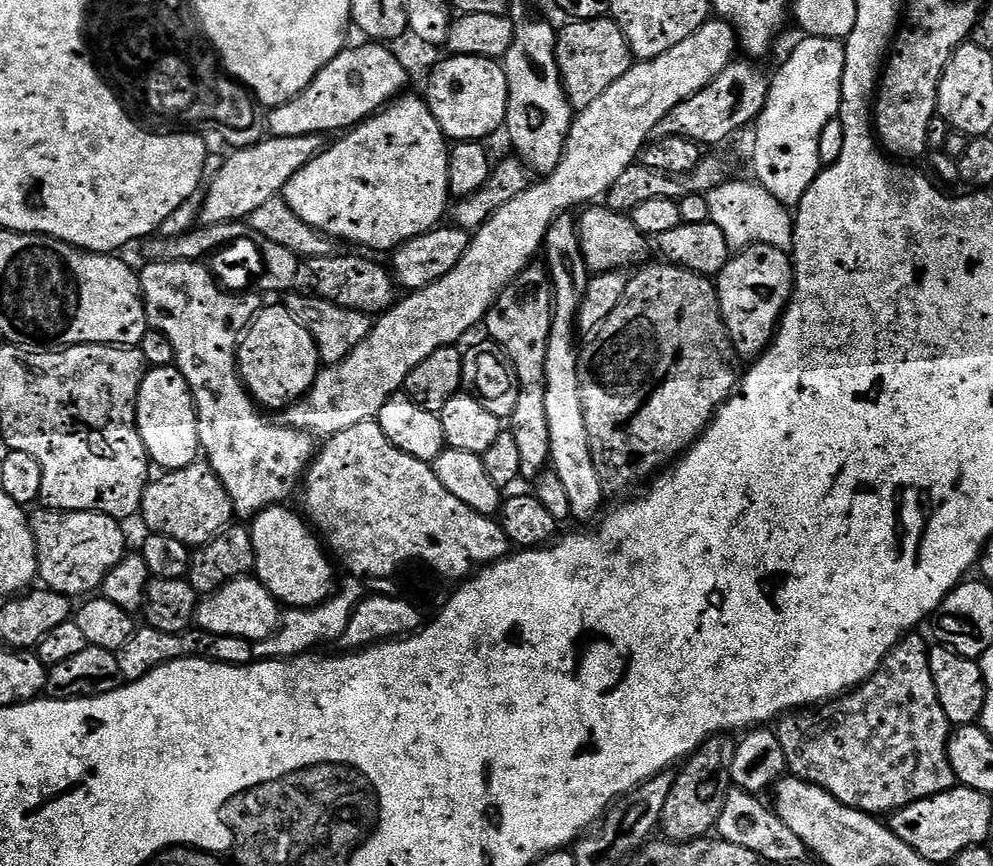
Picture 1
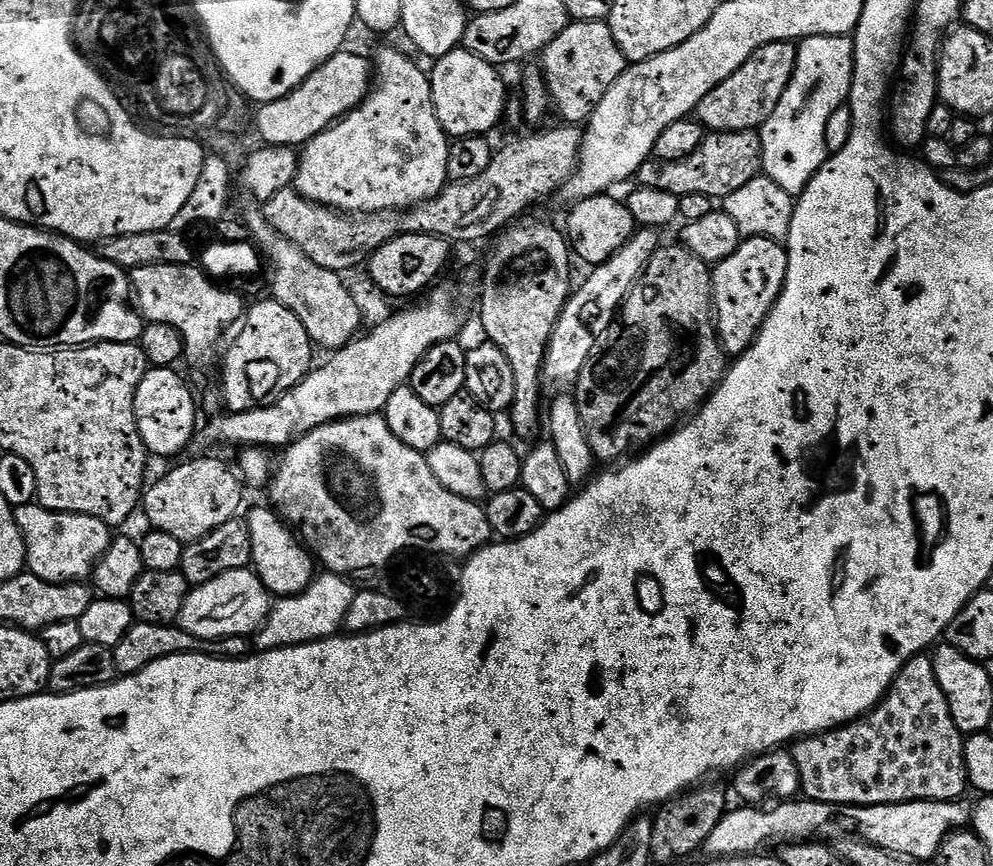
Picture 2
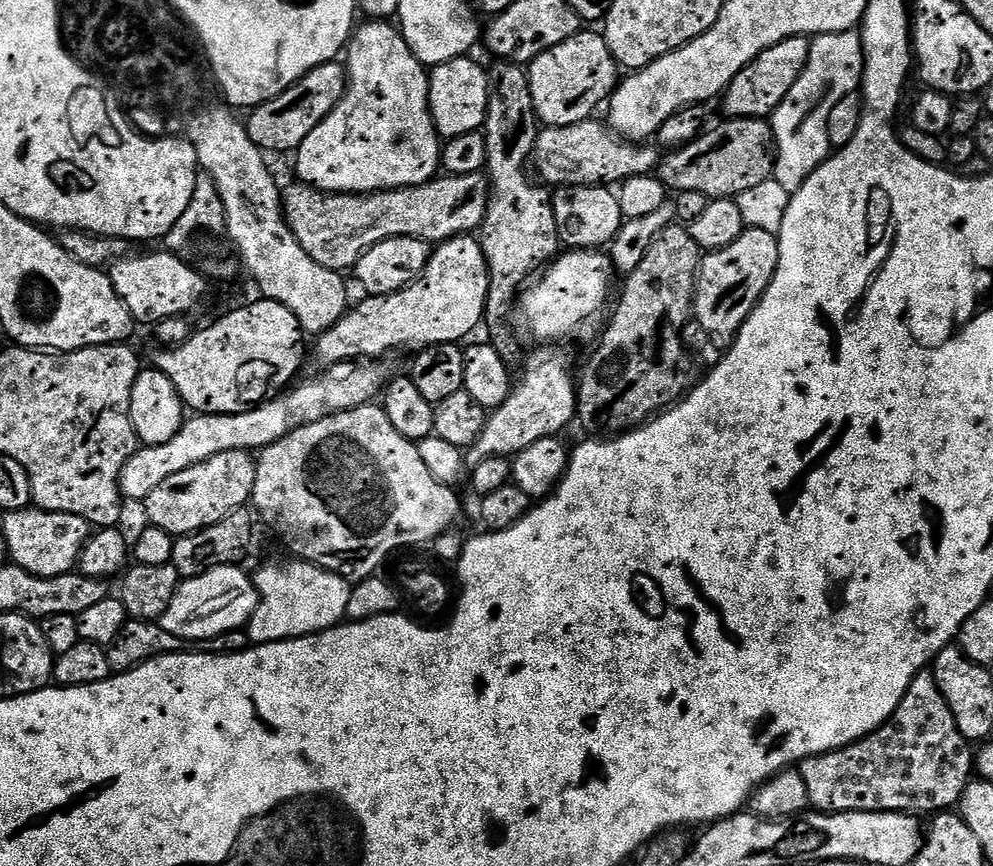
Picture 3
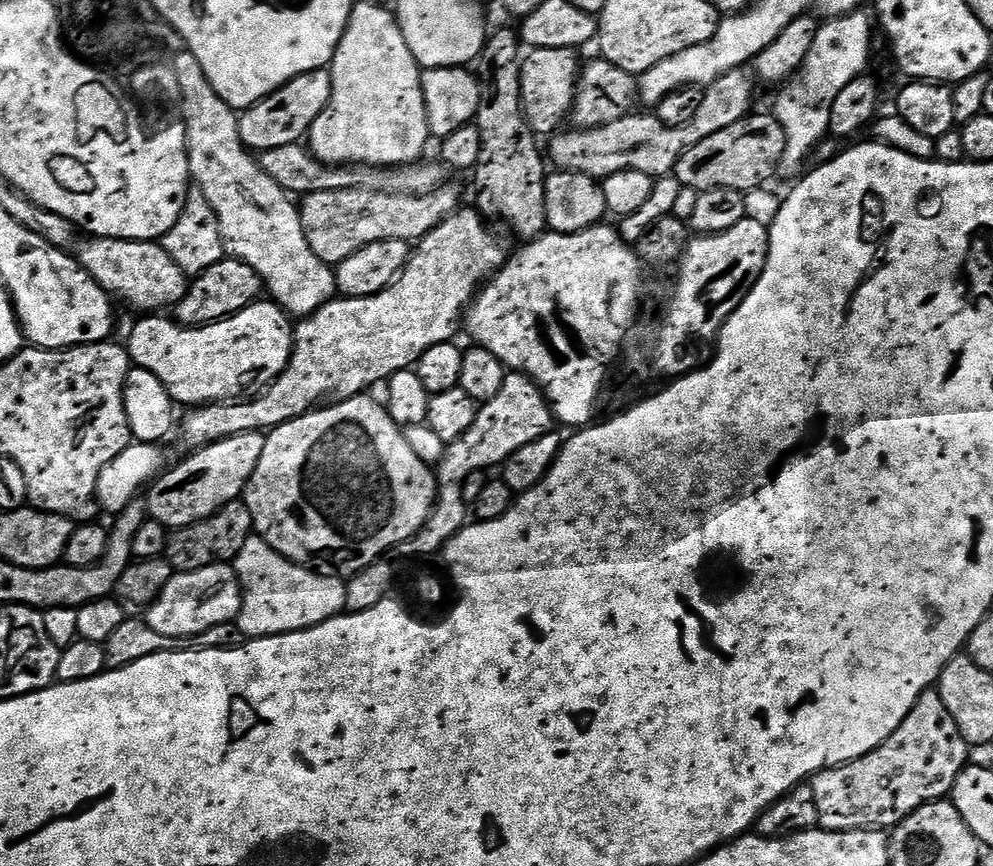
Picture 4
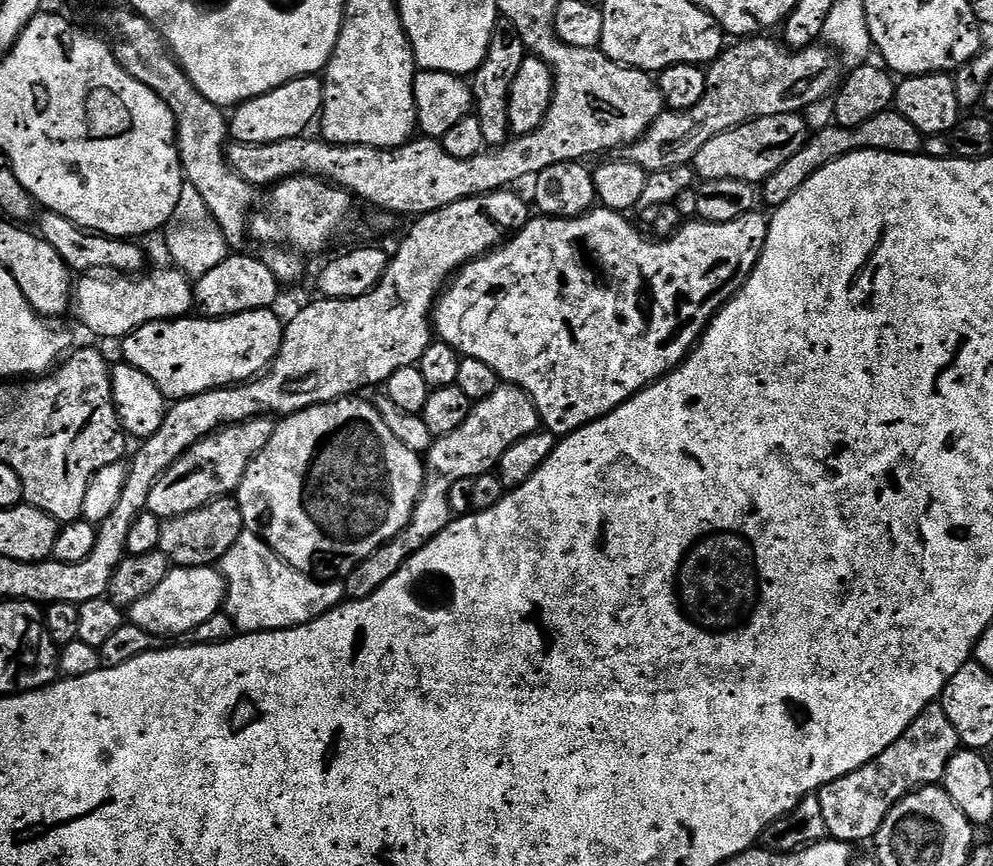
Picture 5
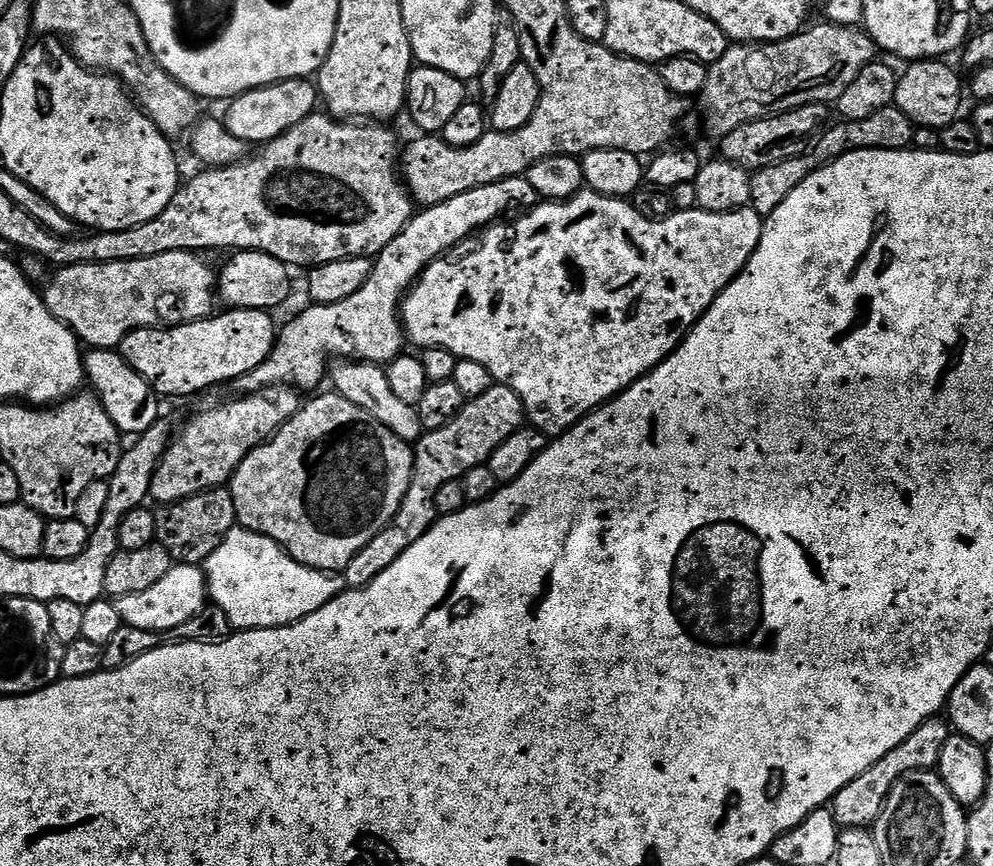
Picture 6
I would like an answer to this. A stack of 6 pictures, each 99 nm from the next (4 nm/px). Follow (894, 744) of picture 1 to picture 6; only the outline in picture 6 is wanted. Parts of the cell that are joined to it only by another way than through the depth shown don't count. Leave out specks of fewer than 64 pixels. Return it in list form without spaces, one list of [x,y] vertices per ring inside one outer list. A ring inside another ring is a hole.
[[[933,718],[922,722],[922,726],[918,726],[918,730],[914,730],[914,734],[910,734],[910,738],[906,738],[906,742],[902,742],[902,746],[890,750],[890,754],[886,754],[886,758],[882,758],[874,766],[870,766],[870,770],[866,770],[866,774],[858,774],[858,778],[854,778],[854,782],[846,782],[846,786],[842,786],[842,790],[838,790],[838,794],[832,799],[830,805],[837,825],[841,829],[872,828],[876,819],[882,814],[882,806],[886,802],[890,790],[894,790],[894,786],[903,776],[911,772],[926,772],[939,765],[942,750],[946,746],[949,735],[950,724],[947,719]]]

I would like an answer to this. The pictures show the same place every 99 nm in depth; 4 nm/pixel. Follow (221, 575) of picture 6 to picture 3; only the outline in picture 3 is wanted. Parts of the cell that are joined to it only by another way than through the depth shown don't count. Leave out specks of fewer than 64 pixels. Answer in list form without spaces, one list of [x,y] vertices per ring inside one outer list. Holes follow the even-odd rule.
[[[299,558],[289,564],[264,564],[254,572],[260,604],[246,625],[253,645],[297,640],[334,628],[348,615],[353,585],[337,572],[328,572],[317,564]]]

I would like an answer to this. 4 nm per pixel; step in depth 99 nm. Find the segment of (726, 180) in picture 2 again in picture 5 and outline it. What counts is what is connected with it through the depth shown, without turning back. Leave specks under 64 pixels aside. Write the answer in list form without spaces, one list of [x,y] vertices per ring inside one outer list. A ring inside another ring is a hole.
[[[801,113],[770,114],[770,118],[751,120],[710,138],[710,142],[698,150],[691,167],[696,169],[701,181],[738,178],[738,182],[760,186],[766,178],[770,178],[770,174],[774,174],[774,170],[778,170],[778,166],[794,158],[794,154],[798,154],[798,150],[802,150],[809,139],[808,121]]]

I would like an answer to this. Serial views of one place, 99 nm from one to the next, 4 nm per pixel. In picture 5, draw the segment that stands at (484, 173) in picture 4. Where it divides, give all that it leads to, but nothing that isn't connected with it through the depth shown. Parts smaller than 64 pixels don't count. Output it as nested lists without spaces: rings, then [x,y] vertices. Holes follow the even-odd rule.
[[[497,19],[494,34],[490,34],[490,46],[486,50],[486,58],[476,67],[471,77],[472,102],[474,115],[482,126],[482,138],[485,145],[499,146],[507,144],[510,139],[512,127],[510,126],[510,86],[514,86],[514,74],[522,67],[522,62],[529,51],[522,42],[522,34],[510,26],[510,22]]]

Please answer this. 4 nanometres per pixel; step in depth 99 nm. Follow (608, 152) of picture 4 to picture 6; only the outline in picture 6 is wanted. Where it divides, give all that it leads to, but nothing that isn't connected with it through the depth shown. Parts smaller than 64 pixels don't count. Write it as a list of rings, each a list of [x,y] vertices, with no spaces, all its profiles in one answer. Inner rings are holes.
[[[813,23],[796,35],[779,40],[773,44],[733,43],[718,58],[718,62],[708,65],[706,86],[701,90],[698,103],[704,107],[704,128],[715,138],[730,134],[730,130],[738,130],[738,126],[761,120],[767,116],[780,116],[802,106],[811,104],[835,105],[842,98],[846,86],[858,78],[867,64],[875,64],[878,60],[878,49],[872,37],[863,27],[847,28],[841,24]]]

